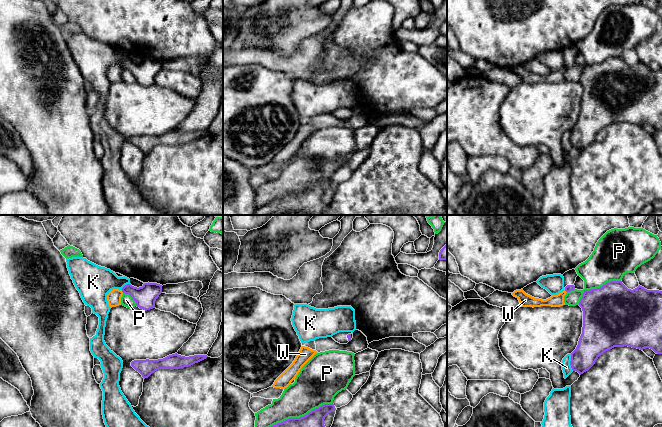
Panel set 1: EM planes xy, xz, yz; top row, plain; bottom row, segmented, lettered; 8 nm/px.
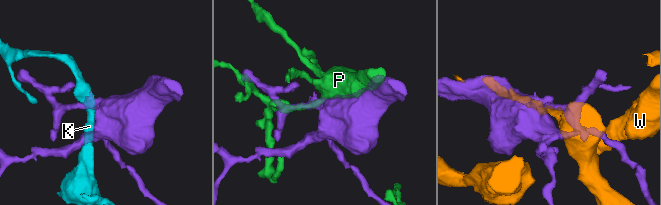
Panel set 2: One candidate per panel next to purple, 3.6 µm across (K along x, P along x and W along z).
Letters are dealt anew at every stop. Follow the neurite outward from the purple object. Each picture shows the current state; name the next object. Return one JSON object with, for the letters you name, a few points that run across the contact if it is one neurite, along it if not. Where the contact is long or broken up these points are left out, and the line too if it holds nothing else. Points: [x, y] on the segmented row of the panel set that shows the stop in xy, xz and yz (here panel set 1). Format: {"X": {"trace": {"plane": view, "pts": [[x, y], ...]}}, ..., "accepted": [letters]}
{"accepted": []}

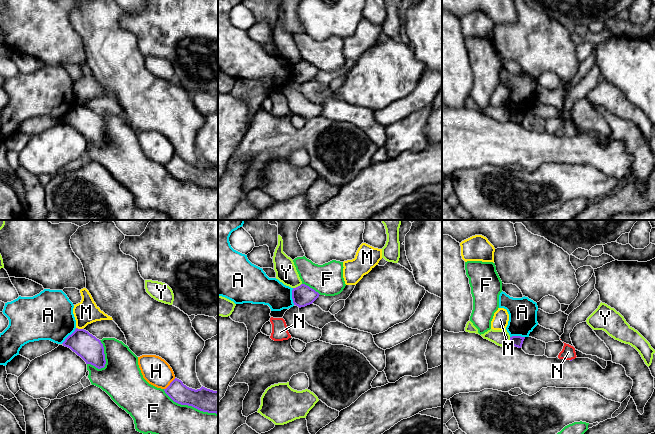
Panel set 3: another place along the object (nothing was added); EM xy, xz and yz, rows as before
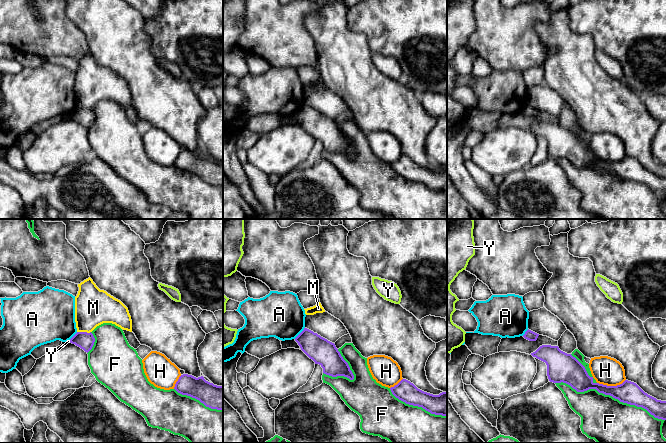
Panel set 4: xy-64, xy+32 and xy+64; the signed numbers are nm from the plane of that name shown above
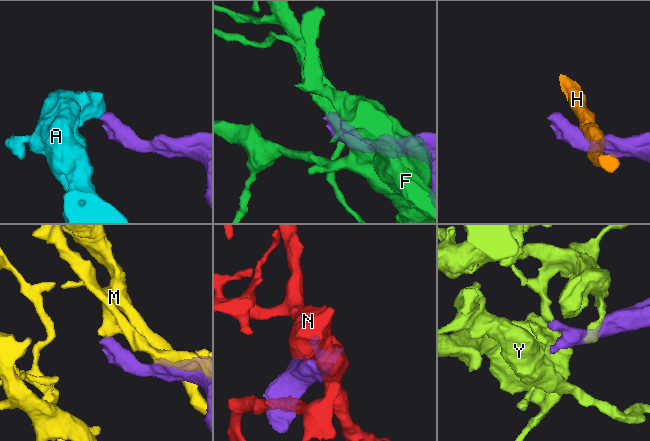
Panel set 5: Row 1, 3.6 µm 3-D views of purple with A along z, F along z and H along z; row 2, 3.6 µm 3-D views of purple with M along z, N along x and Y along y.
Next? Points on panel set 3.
{"N": {"trace": {"plane": "yz", "pts": [[572, 359], [568, 352]]}}, "accepted": ["N"]}

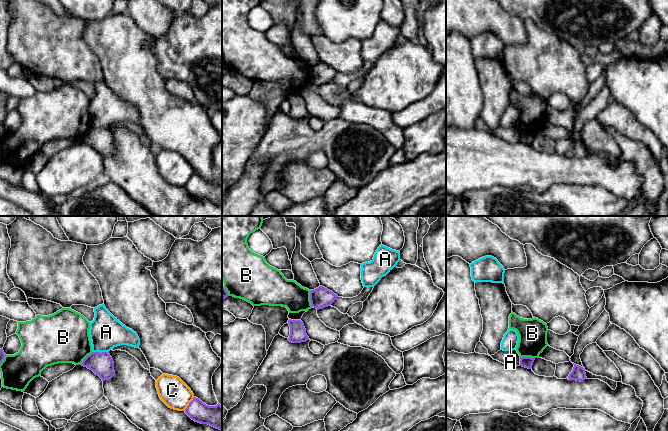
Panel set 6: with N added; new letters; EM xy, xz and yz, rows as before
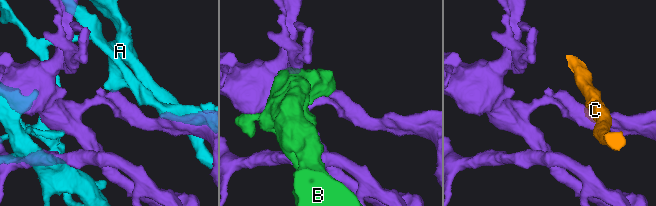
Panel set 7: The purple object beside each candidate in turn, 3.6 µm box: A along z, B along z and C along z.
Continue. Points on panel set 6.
{"accepted": []}

